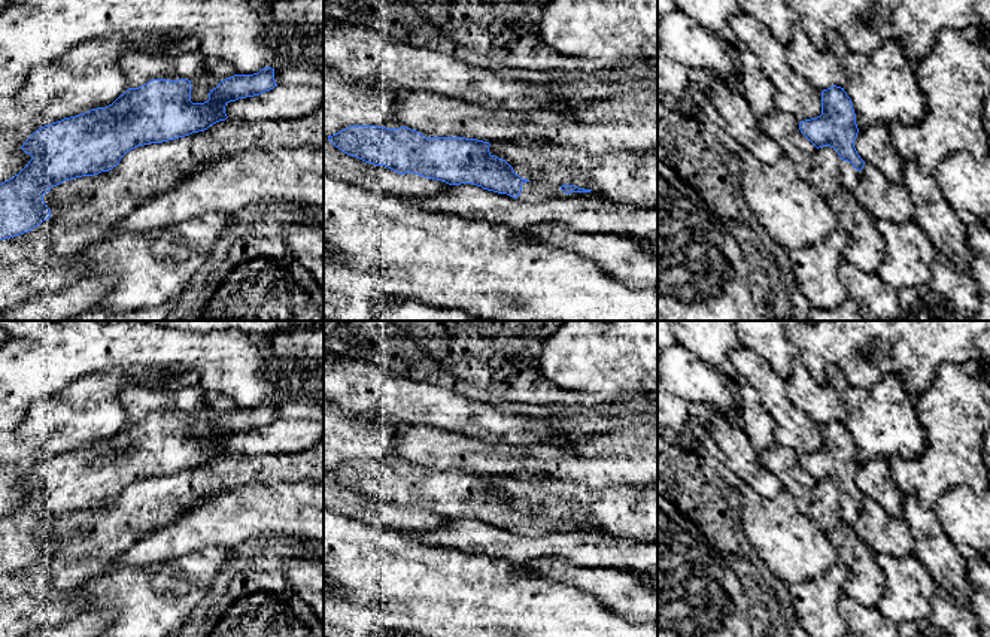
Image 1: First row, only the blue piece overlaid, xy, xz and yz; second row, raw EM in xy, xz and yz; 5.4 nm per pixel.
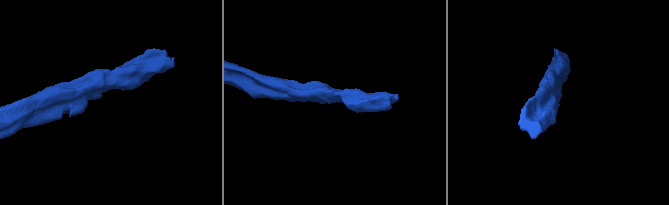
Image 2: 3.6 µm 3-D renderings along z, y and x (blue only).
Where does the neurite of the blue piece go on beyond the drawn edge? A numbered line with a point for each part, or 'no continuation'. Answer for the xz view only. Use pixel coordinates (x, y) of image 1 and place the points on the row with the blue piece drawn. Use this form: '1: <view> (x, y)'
1: xz (534, 191)

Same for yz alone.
1: yz (849, 175)

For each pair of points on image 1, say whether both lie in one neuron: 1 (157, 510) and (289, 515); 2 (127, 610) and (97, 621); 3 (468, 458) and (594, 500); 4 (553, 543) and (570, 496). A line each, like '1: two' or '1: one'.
1: two
2: two
3: two
4: two

